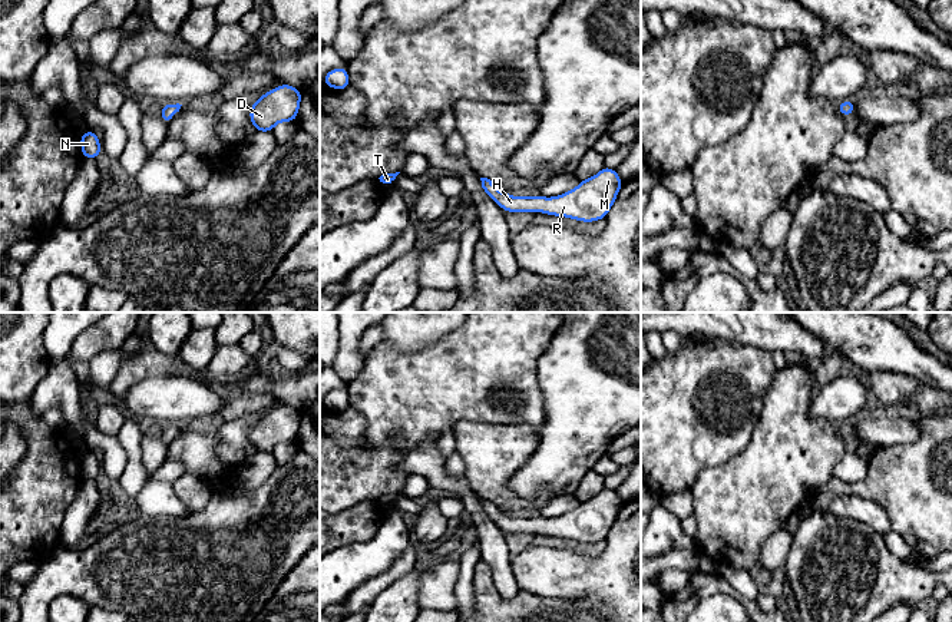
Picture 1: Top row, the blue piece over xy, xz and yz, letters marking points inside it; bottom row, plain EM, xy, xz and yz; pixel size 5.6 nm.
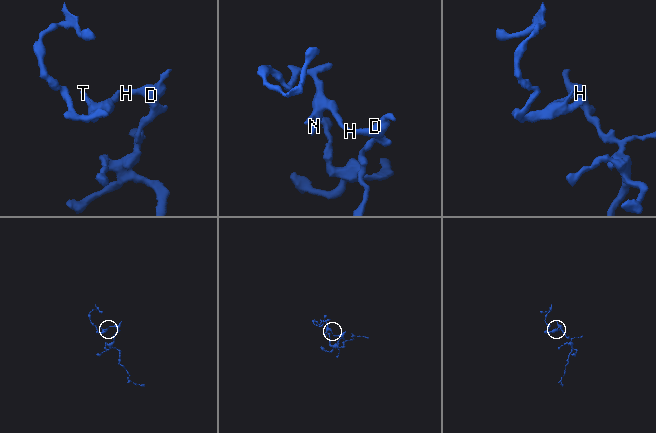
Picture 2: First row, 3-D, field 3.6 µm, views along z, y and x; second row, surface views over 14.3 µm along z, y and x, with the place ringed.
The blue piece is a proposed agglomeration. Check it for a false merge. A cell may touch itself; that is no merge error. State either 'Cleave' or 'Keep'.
Keep

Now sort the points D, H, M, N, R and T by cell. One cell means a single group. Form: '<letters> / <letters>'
D H M N R T

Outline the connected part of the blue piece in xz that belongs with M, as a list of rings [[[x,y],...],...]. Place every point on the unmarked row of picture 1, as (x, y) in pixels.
[[[606,487],[595,497],[581,500],[576,509],[552,519],[512,517],[496,510],[490,500],[480,499],[480,502],[483,513],[506,533],[543,533],[581,543],[605,540],[624,504],[617,492]]]

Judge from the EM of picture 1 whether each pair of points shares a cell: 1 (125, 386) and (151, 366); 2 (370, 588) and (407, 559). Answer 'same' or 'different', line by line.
1: same
2: same

